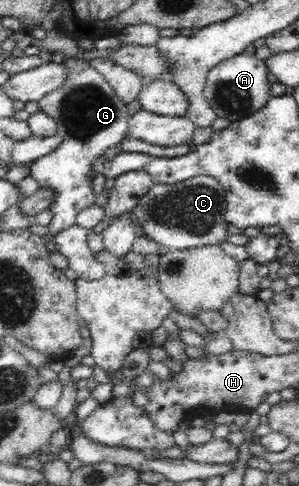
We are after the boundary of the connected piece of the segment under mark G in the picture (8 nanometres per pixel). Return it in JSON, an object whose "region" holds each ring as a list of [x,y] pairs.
{"region":[[[66,58],[62,64],[67,67],[66,82],[62,82],[62,86],[52,90],[50,94],[46,94],[37,102],[39,111],[44,112],[56,122],[57,136],[61,142],[56,150],[50,151],[46,156],[29,164],[29,175],[38,182],[39,188],[51,188],[55,192],[53,203],[49,206],[52,219],[47,225],[53,236],[74,225],[78,213],[96,202],[92,181],[87,179],[88,174],[93,174],[92,162],[96,162],[96,158],[100,158],[105,150],[125,139],[131,118],[127,104],[117,97],[105,76],[96,71],[90,61]]]}

